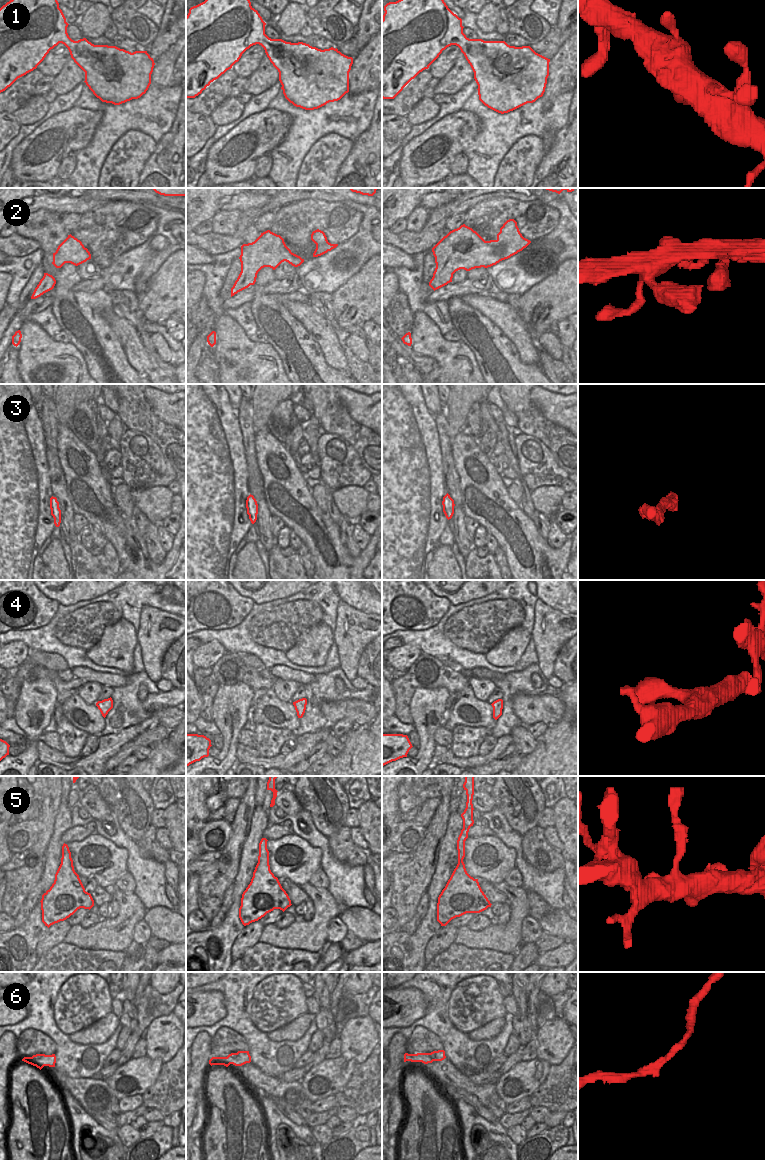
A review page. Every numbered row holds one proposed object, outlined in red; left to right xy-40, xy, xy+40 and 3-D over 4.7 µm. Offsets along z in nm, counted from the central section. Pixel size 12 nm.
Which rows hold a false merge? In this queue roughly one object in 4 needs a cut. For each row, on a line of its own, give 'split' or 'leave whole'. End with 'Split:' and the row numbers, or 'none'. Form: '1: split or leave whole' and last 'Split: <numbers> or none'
1: leave whole
2: leave whole
3: leave whole
4: leave whole
5: leave whole
6: leave whole
Split: none

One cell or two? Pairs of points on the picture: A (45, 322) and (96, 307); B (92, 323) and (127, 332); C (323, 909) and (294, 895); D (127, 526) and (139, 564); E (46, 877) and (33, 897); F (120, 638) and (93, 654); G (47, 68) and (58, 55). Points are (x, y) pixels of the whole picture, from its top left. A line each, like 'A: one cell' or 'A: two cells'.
A: two cells
B: two cells
C: two cells
D: one cell
E: two cells
F: one cell
G: one cell

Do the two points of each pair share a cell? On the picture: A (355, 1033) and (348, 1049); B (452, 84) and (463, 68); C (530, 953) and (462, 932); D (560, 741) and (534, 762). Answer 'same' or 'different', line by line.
A: same
B: same
C: different
D: same

